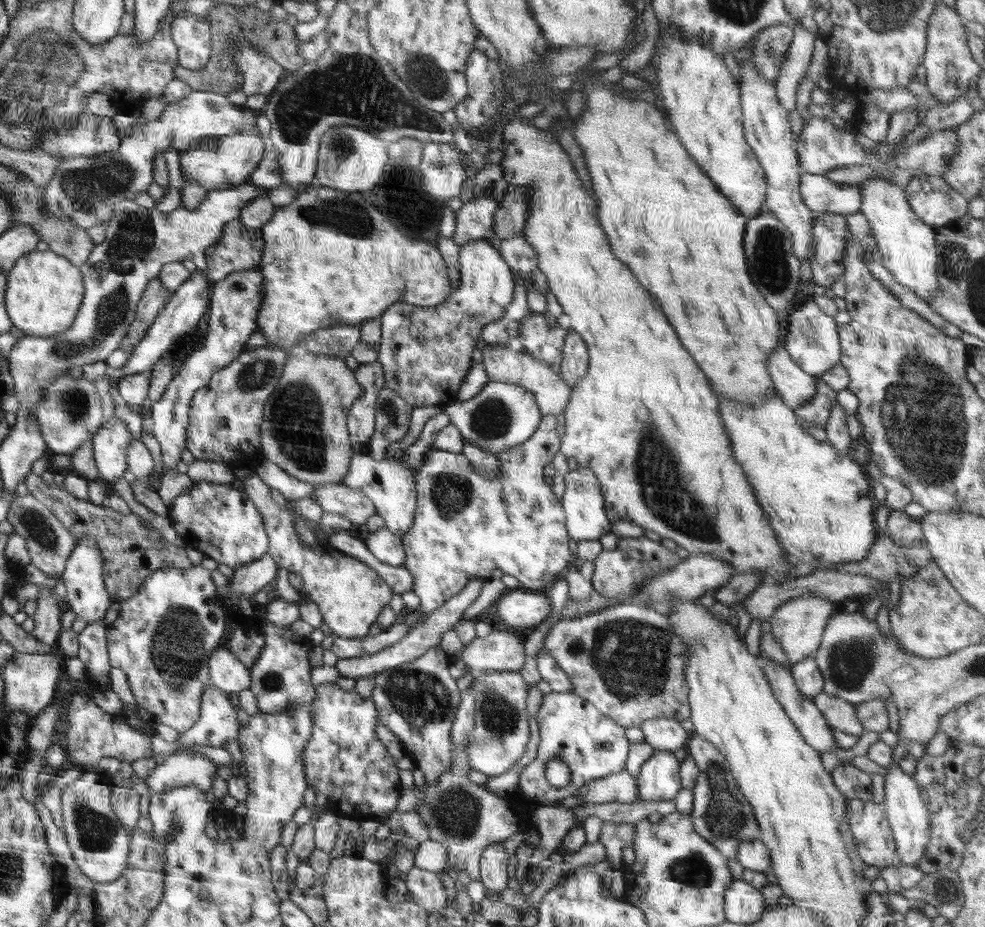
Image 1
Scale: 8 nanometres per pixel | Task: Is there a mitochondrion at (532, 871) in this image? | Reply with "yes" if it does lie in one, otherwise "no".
no

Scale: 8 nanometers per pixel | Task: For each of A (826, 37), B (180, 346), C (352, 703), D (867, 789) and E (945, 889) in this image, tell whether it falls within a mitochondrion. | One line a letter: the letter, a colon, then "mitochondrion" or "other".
A: other
B: other
C: other
D: other
E: mitochondrion

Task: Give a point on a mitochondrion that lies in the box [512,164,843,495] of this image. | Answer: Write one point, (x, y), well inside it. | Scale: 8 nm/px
(769, 264)

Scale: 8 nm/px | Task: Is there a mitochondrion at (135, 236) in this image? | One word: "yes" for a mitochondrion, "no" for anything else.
yes

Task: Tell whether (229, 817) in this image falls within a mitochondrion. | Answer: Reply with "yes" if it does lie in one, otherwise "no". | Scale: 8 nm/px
no

